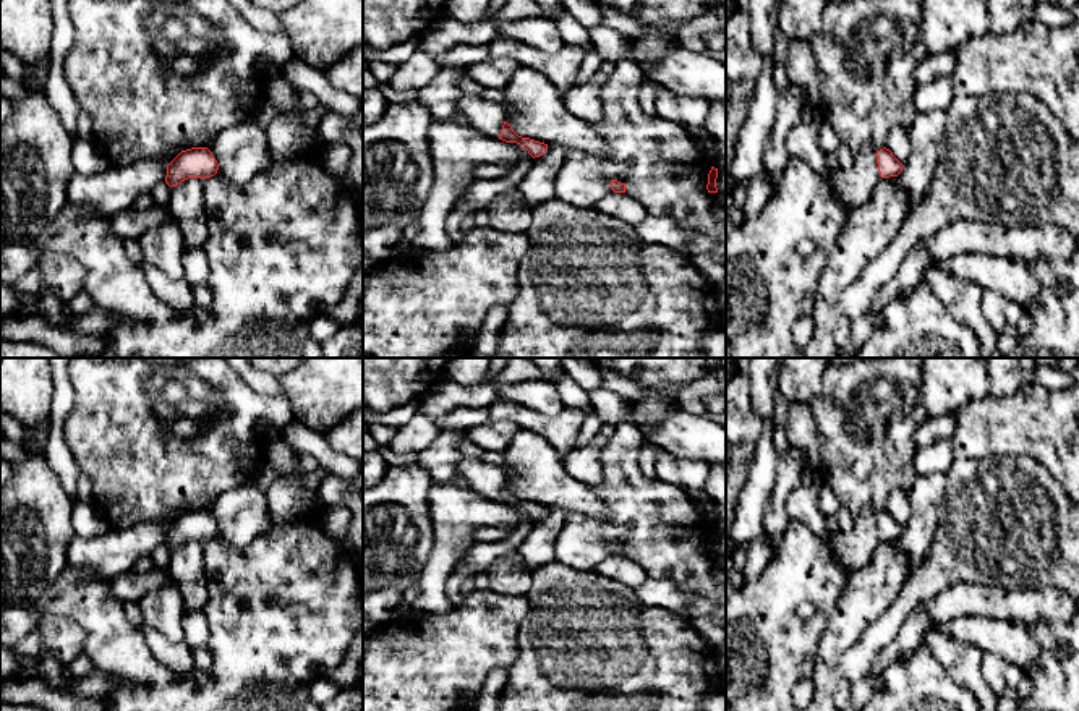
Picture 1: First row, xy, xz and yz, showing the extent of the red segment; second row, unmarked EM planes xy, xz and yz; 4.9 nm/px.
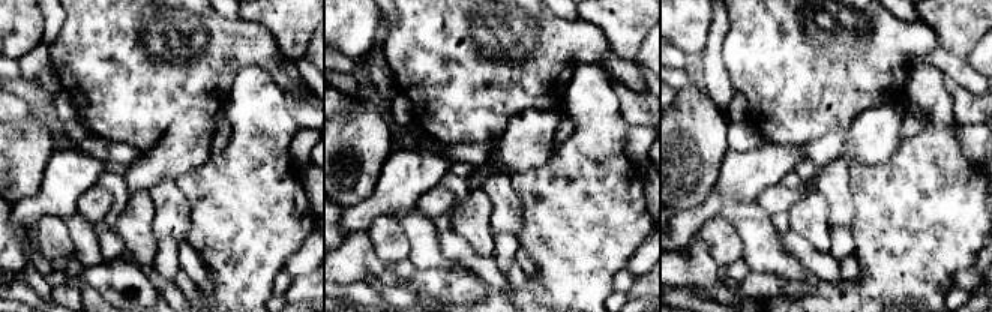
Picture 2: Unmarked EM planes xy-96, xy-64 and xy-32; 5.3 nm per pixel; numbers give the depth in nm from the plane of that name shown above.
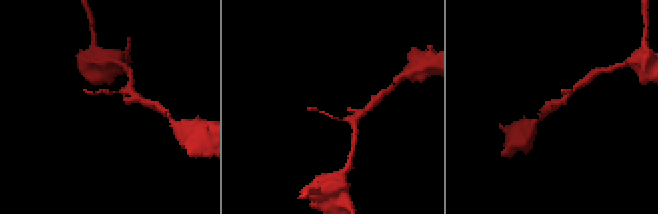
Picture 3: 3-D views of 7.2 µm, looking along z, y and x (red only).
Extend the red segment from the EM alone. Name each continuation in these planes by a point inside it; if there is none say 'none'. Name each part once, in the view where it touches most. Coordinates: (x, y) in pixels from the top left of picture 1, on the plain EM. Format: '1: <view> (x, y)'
none

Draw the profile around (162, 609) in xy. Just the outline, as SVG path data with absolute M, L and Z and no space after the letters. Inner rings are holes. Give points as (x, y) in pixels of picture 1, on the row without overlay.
M165 583L139 601L144 625L154 628L167 640L185 640L185 601L175 583Z

